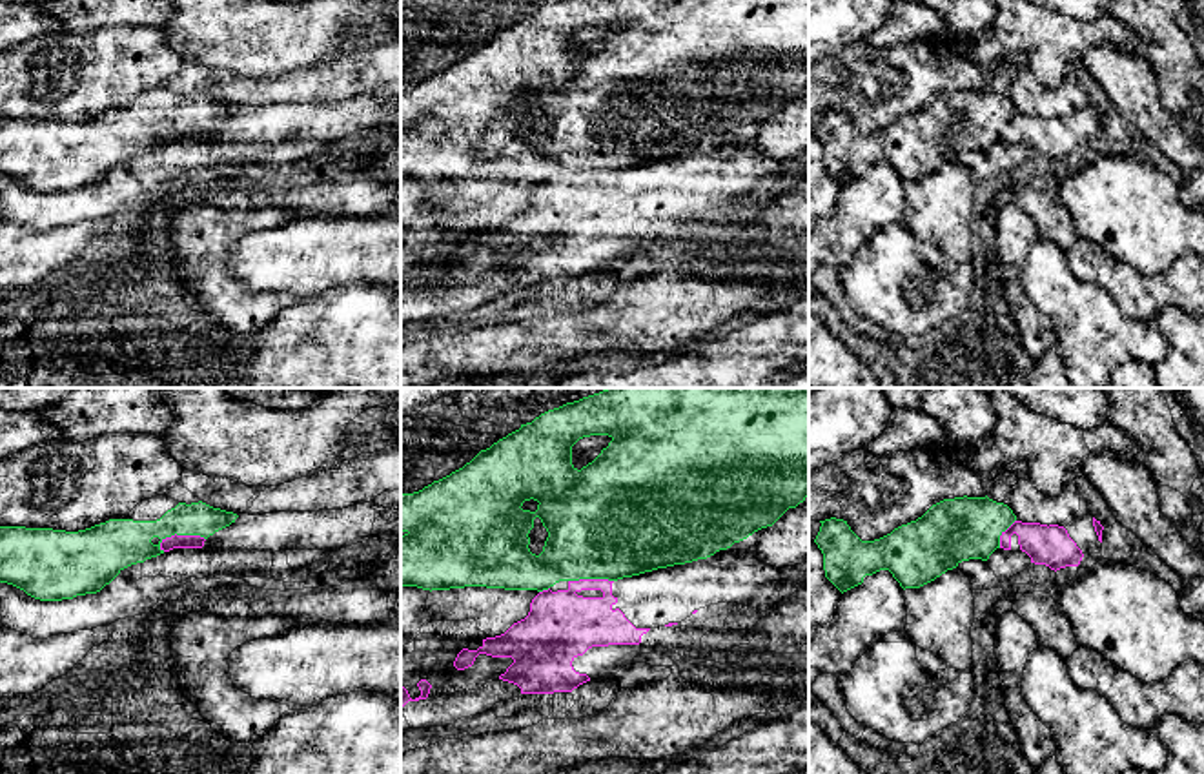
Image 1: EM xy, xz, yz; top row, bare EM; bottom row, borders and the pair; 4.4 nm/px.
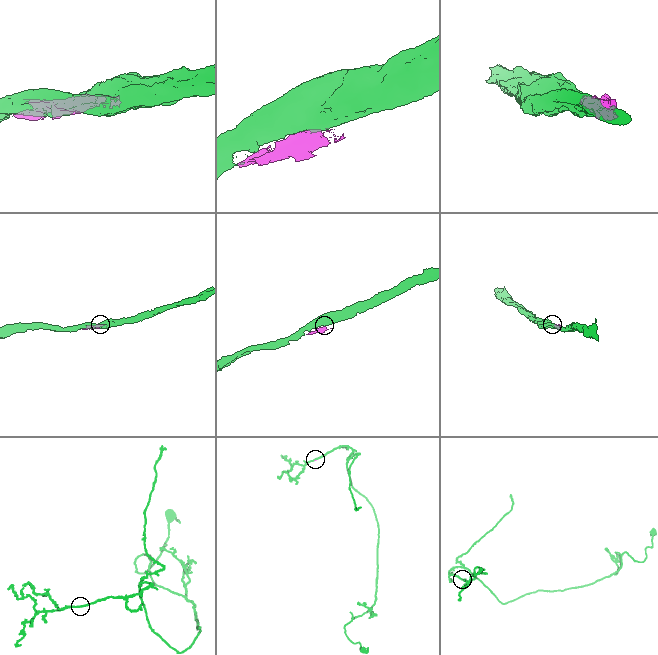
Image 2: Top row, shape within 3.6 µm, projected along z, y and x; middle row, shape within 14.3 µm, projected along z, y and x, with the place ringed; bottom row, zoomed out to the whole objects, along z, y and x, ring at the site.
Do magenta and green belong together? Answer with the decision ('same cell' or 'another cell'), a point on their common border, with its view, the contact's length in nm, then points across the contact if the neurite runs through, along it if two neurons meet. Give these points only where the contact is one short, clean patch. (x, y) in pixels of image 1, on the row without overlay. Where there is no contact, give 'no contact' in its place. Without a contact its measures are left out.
another cell; contact xy (179, 128); length 220 nm

